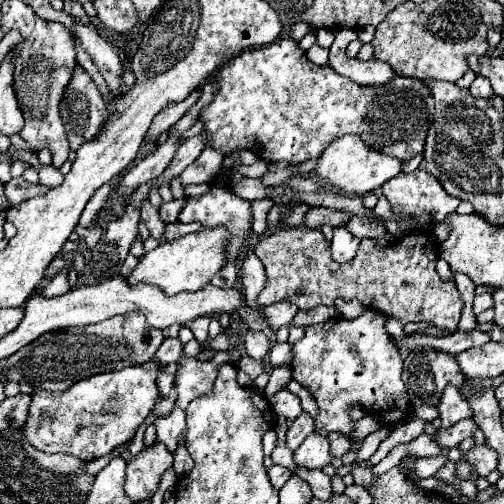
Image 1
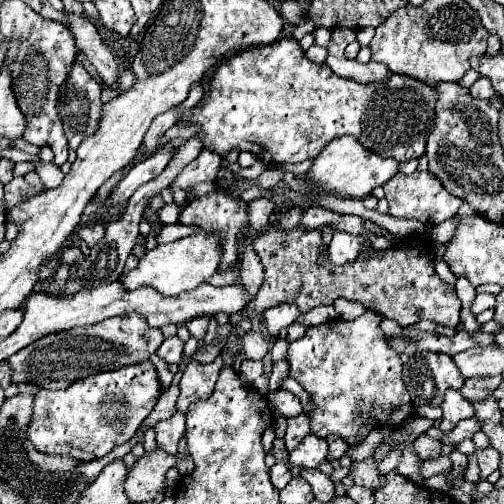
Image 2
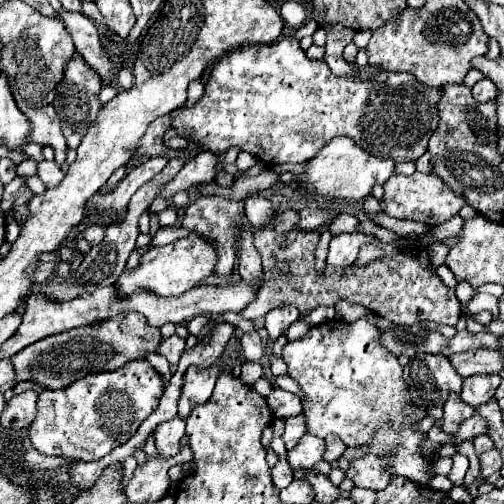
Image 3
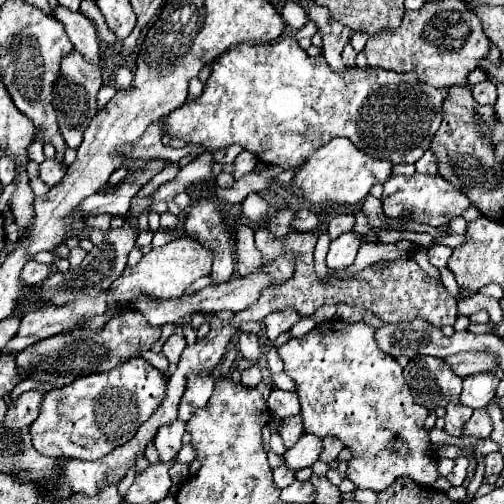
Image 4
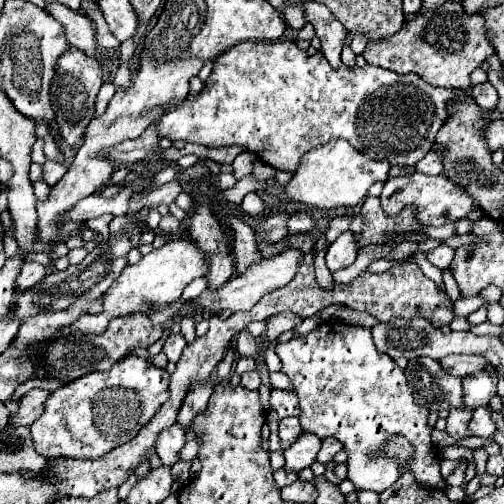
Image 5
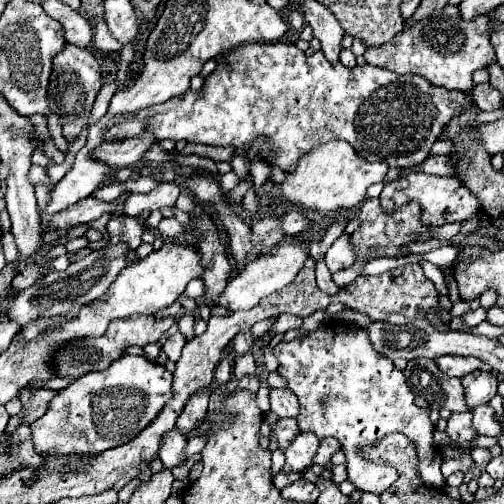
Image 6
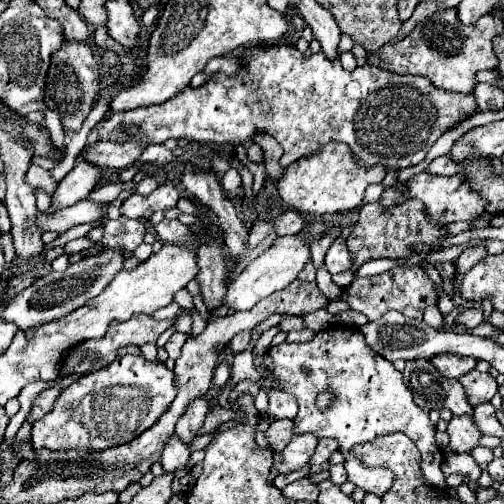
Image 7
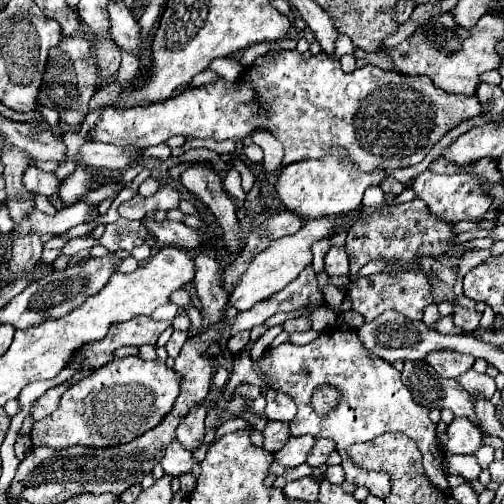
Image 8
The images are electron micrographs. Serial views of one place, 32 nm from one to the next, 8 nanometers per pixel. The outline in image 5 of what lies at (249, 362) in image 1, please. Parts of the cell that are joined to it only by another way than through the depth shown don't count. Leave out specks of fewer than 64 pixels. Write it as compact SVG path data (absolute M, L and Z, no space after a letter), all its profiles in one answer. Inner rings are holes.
M254 370L254 372L246 372L244 376L242 376L242 380L240 380L240 386L242 388L248 388L248 390L258 390L258 386L260 386L260 376L258 376L258 372Z

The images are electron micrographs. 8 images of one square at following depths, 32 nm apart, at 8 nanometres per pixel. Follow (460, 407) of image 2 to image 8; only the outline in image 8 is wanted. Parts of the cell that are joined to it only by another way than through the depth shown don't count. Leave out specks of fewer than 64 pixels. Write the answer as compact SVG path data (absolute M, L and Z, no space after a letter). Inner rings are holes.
M454 418L448 426L446 450L450 454L474 454L482 446L482 432L470 420Z

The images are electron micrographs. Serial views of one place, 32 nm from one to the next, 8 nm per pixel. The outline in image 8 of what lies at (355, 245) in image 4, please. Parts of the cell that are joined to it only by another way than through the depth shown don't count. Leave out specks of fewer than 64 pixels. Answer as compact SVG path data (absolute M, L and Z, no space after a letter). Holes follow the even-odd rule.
M332 246L324 260L324 270L328 276L348 276L348 256L344 248Z

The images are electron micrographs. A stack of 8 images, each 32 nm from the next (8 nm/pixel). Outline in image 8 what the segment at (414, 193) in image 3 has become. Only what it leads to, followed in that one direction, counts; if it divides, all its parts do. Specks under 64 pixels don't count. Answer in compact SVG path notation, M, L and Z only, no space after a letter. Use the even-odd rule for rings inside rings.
M426 170L414 178L412 188L414 188L416 196L420 200L424 200L436 216L444 216L444 220L448 220L448 222L460 222L460 220L480 222L480 220L484 220L488 208L492 206L492 198L484 190L484 184L480 182L480 178L476 178L474 174L466 174L466 172L446 176L446 174L434 174L434 172Z

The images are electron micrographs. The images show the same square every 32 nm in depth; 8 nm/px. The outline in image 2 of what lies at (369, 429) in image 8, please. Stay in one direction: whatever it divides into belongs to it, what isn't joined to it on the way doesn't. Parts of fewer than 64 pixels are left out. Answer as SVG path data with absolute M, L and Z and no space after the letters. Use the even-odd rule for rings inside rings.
M370 310L366 314L362 314L360 318L346 322L346 320L330 320L318 326L310 326L308 332L304 334L304 338L290 342L288 350L286 350L286 360L290 364L290 378L298 380L300 386L310 394L312 400L312 412L308 412L310 418L310 434L316 434L320 438L326 438L328 434L338 434L346 444L356 446L360 442L366 440L366 432L360 434L360 430L364 430L366 424L370 424L370 430L378 428L384 438L380 440L380 444L392 444L394 450L400 450L402 456L398 460L396 472L402 474L408 480L414 480L416 484L424 482L424 476L420 474L420 464L422 460L418 458L418 454L414 452L414 442L416 436L410 436L406 430L402 430L406 426L408 420L412 420L414 414L414 406L410 402L410 394L402 382L402 362L398 358L396 352L392 352L388 348L388 344L384 344L384 332L380 330L380 316L372 314ZM396 430L402 430L400 436L394 436ZM374 456L362 462L352 462L348 476L354 480L354 484L370 488L370 490L384 486L384 474L378 472L378 462L374 460Z

